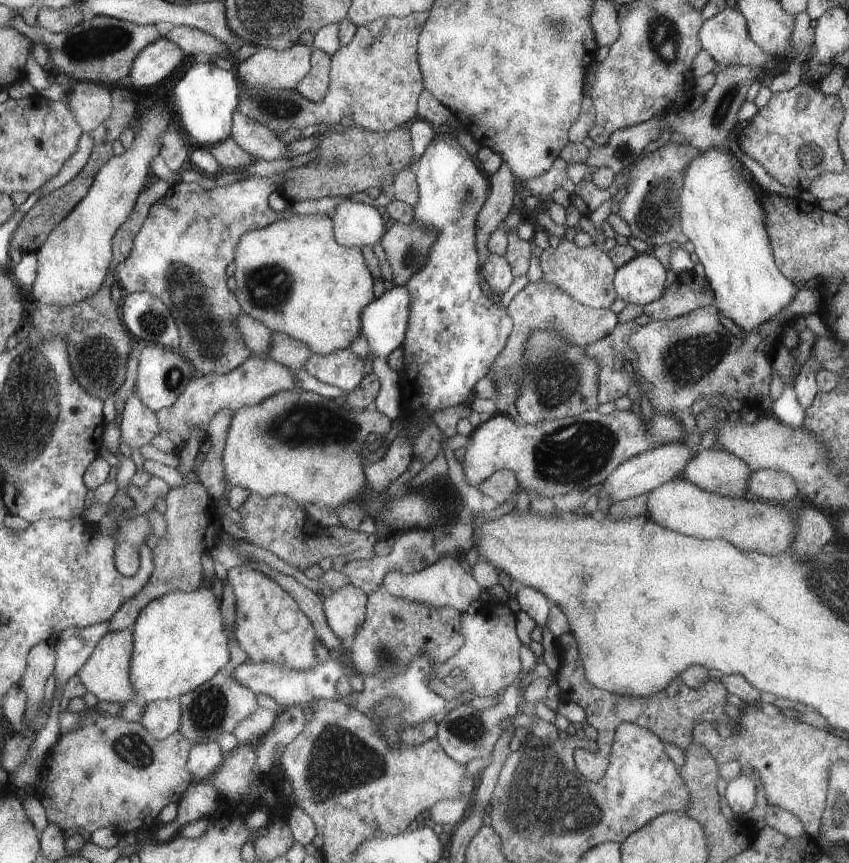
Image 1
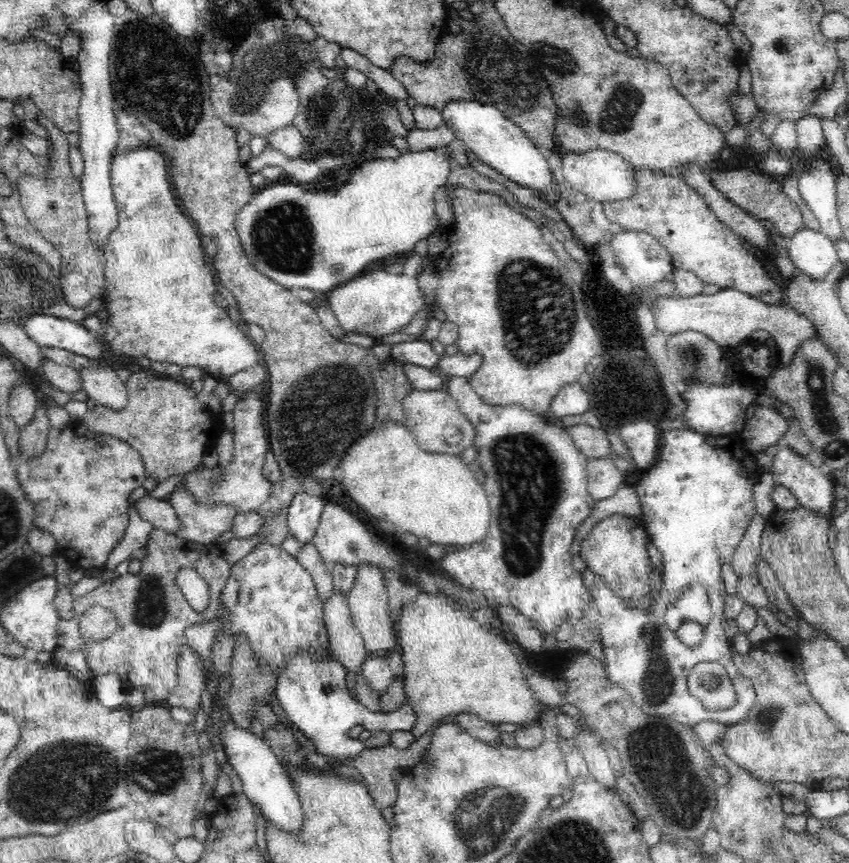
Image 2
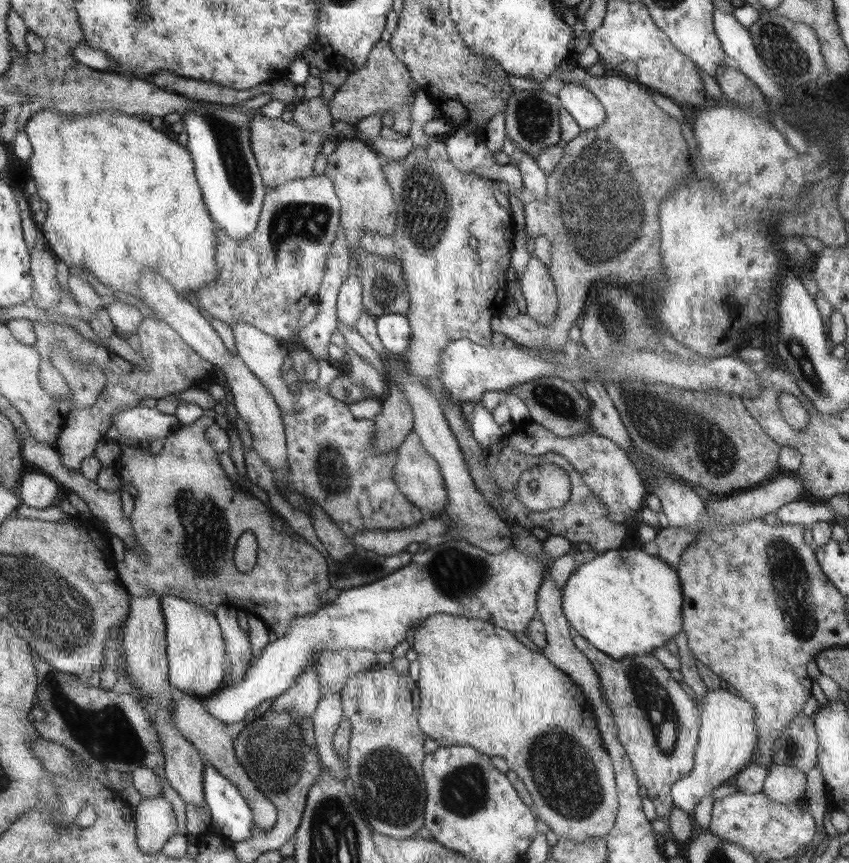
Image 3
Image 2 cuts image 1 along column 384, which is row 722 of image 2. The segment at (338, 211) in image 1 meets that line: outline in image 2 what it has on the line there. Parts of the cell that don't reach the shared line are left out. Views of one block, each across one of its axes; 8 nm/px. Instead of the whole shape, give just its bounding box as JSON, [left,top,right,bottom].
[222,720,302,832]

